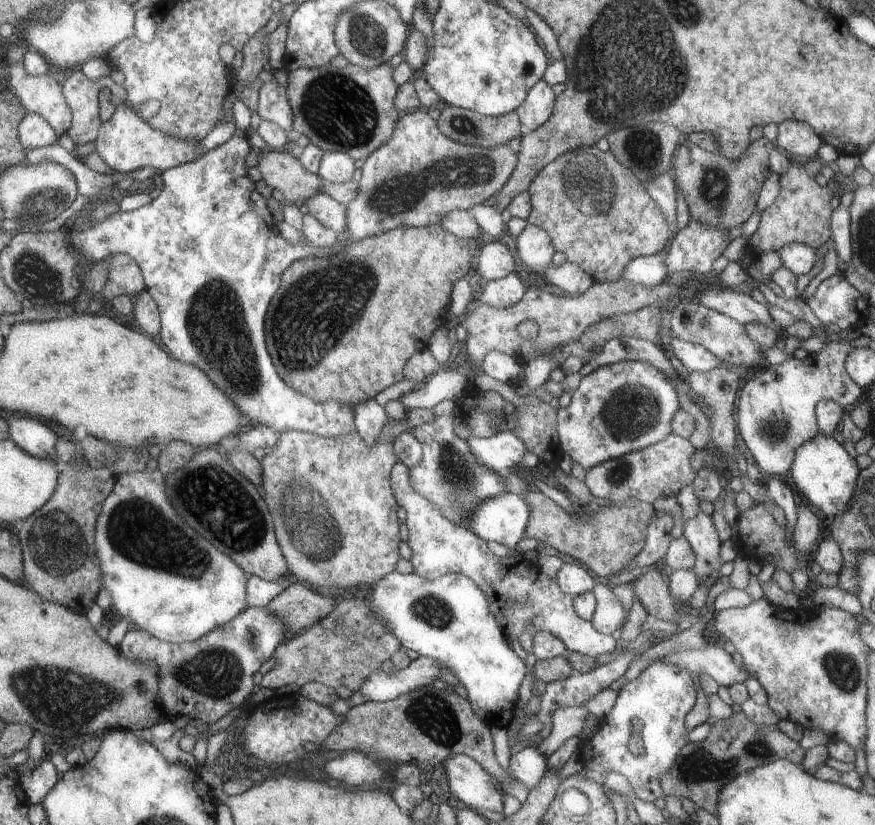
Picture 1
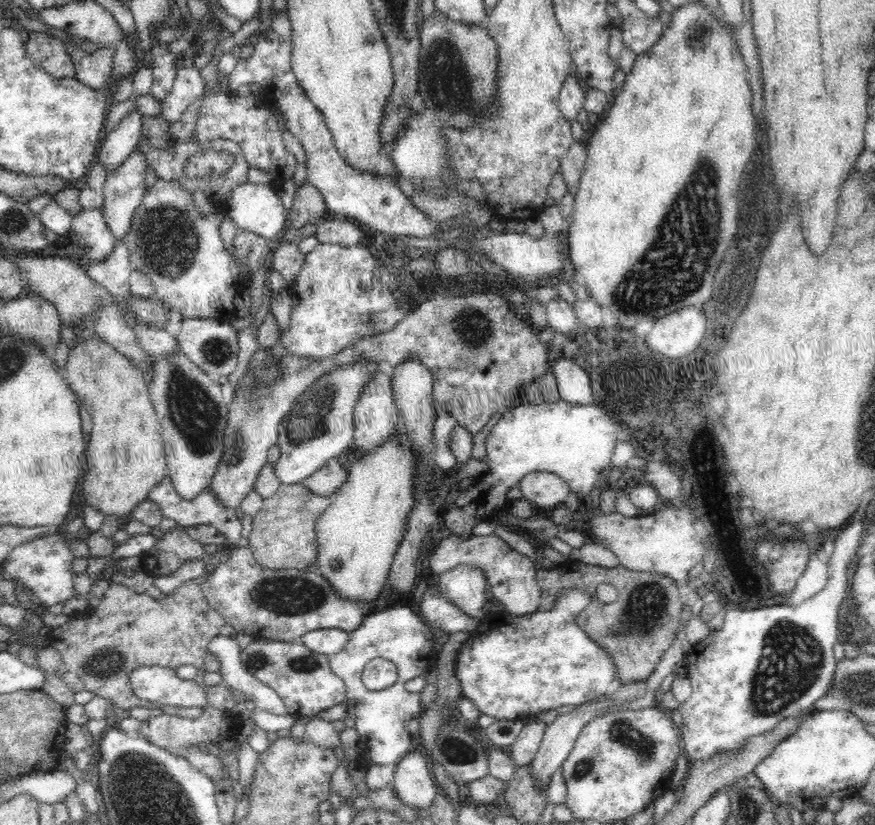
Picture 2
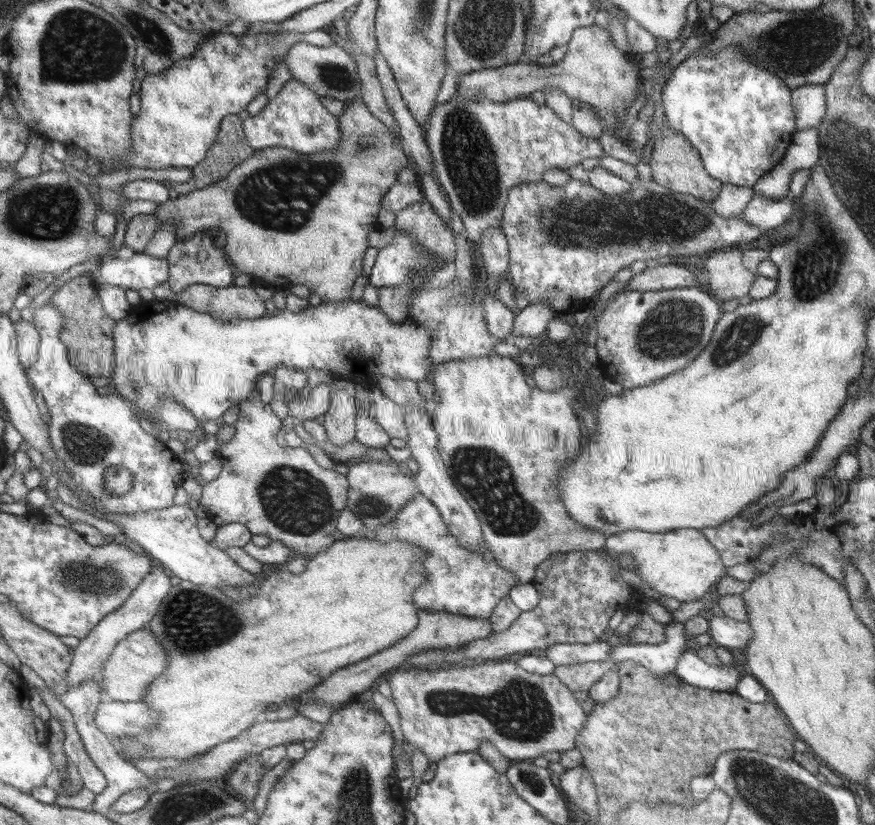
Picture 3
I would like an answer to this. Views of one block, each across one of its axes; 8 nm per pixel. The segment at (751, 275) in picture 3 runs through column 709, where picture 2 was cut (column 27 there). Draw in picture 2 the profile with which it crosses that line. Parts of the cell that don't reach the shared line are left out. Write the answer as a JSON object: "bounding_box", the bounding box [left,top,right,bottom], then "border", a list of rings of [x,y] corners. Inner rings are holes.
{"bounding_box":[12,254,116,327],"border":[[[19,254],[12,256],[14,264],[20,269],[24,280],[25,292],[38,293],[44,299],[52,300],[56,305],[61,324],[74,327],[83,315],[90,314],[90,310],[99,307],[102,303],[116,305],[116,299],[101,285],[94,282],[86,269],[68,257],[60,258],[60,255],[48,257],[32,257],[29,254]]]}

